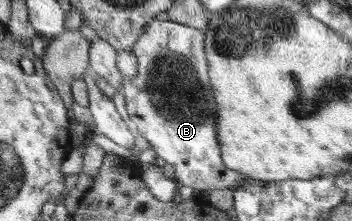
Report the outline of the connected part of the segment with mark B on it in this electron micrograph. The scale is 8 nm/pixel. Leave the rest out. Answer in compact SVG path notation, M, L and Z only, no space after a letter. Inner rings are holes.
M163 17L159 22L153 19L143 29L143 33L133 45L131 52L137 57L137 75L133 79L124 78L121 91L125 97L125 108L129 120L135 124L139 136L145 138L157 156L173 166L175 182L198 190L231 189L247 184L249 178L227 168L222 163L220 146L215 126L217 106L213 100L213 90L209 86L208 64L204 53L205 34L185 24L179 24Z

